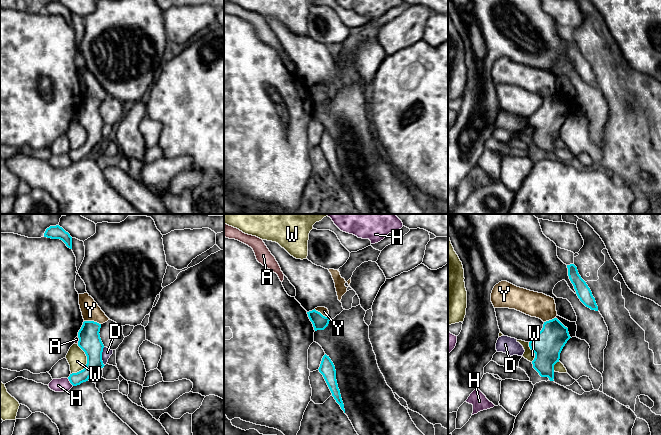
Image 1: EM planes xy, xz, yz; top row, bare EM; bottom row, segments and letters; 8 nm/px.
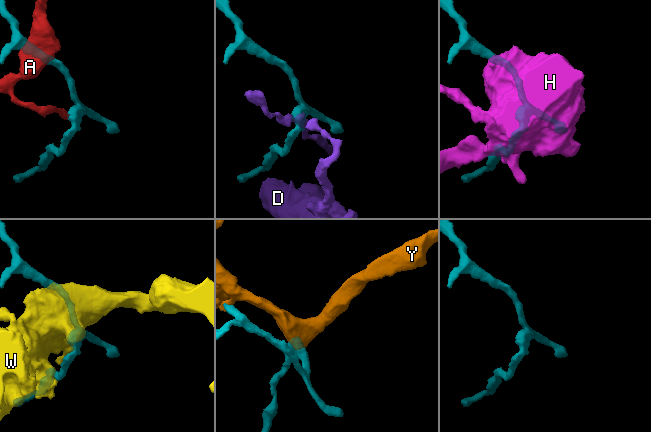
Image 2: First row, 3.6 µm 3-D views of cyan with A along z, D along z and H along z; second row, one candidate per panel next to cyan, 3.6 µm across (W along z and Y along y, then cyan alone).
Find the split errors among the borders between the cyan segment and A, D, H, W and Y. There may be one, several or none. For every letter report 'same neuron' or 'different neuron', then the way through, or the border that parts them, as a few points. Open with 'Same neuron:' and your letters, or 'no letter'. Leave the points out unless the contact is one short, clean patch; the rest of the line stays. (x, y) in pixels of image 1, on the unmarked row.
Same neuron: no letter
A: different neuron; border xy (77, 112), (78, 119)
D: different neuron; border xy (103, 123), (102, 139), (104, 141)
H: different neuron; border xy (67, 154), (73, 161)
W: different neuron
Y: different neuron; border xy (84, 96), (93, 96), (100, 100)

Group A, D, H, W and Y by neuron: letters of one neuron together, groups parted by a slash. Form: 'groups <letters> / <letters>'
groups A / D / H / W / Y

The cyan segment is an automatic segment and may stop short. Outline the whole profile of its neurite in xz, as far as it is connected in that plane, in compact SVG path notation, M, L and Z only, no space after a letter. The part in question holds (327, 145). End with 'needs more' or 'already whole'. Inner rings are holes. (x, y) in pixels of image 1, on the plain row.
M326 130L323 132L319 148L323 151L331 169L336 178L340 181L341 185L345 189L344 180L341 174L340 166L338 164L337 156L336 156L336 146L333 138Z; already whole

